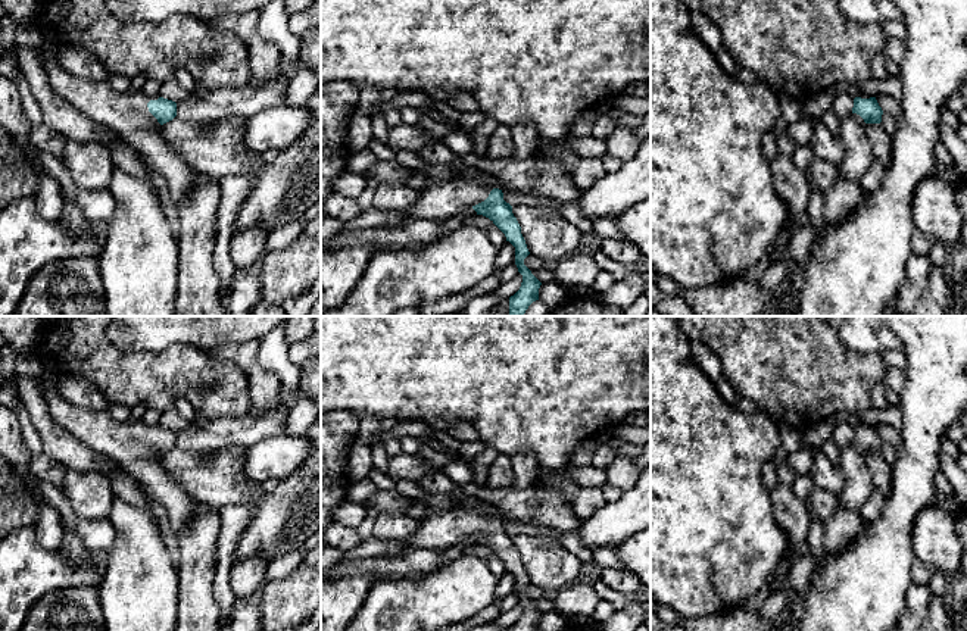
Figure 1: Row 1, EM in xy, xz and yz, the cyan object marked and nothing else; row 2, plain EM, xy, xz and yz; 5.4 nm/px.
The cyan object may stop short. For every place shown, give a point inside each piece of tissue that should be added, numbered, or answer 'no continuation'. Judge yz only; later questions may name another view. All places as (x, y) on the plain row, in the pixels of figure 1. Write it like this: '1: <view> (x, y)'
1: yz (857, 481)

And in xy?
1: xy (127, 443)

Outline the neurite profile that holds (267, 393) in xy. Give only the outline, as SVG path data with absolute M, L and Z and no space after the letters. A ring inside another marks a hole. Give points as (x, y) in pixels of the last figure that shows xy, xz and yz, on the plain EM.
M261 340L224 344L212 352L216 362L233 362L247 377L250 387L250 412L266 415L280 407L288 397L277 374L259 362Z

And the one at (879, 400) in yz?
M883 381L876 382L871 388L871 407L886 409L889 406L886 400L886 384Z

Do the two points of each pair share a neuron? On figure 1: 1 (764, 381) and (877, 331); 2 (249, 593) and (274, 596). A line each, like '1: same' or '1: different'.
1: different
2: different

